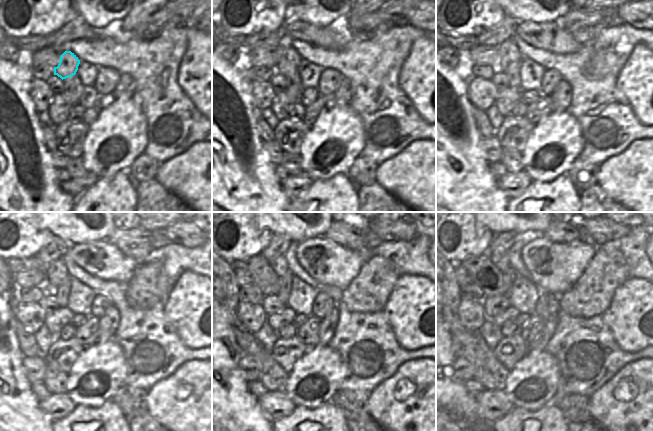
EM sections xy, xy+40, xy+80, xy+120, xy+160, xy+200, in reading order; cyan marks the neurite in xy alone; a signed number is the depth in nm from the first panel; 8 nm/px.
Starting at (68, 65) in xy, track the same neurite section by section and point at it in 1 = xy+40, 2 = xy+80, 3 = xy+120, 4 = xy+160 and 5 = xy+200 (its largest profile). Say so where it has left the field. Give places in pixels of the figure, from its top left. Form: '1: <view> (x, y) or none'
1: xy+40 (289, 62)
2: xy+80 (510, 56)
3: xy+120 (56, 272)
4: xy+160 (279, 265)
5: xy+200 (501, 260)

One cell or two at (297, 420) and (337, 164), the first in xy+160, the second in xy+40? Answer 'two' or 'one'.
two

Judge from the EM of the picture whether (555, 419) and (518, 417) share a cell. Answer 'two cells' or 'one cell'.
one cell

